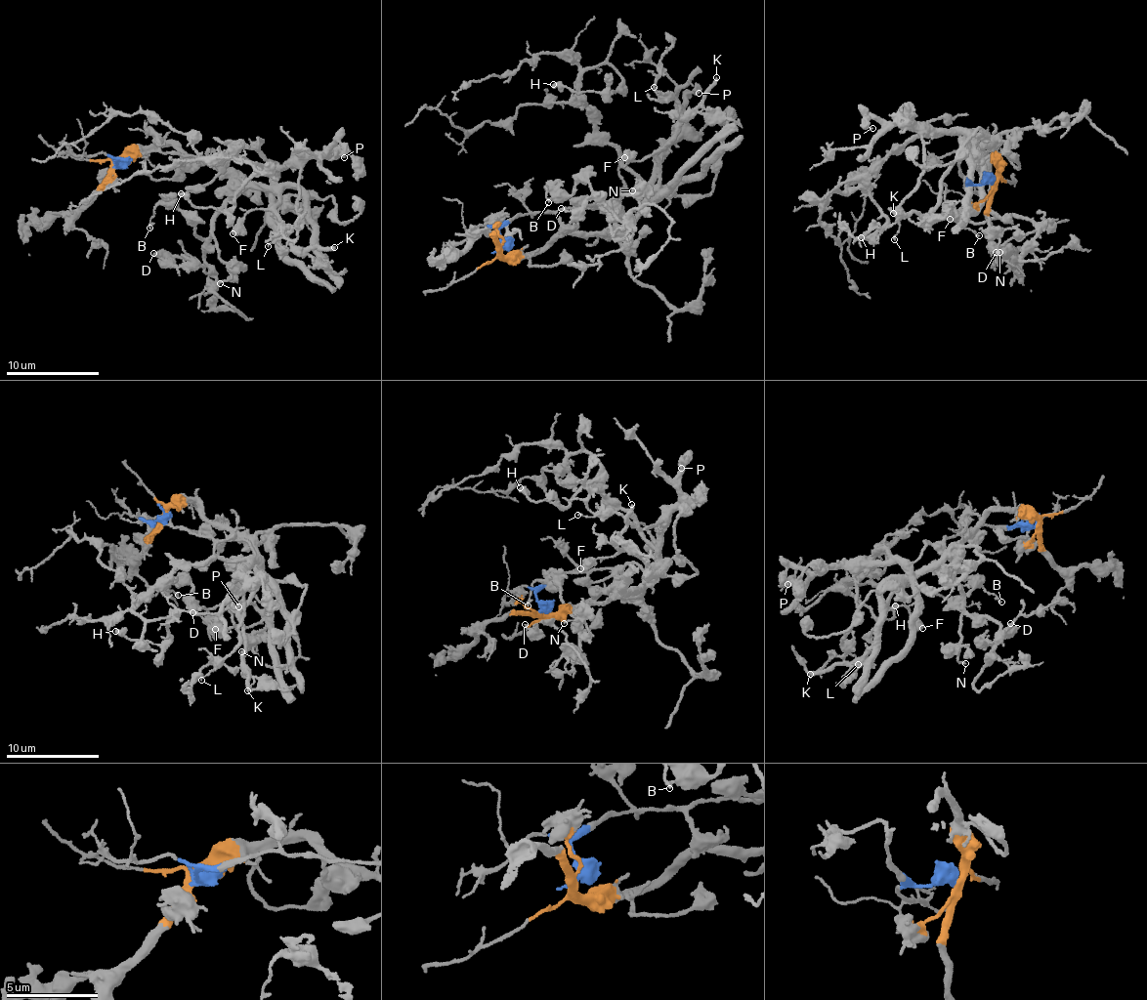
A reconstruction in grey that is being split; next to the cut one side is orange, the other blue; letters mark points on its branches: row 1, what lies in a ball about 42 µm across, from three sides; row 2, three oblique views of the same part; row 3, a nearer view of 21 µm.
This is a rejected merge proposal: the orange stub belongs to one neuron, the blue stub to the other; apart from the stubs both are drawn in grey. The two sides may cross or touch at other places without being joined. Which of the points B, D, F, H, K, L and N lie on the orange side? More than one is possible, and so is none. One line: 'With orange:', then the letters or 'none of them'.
With orange: B, D, F, K, N

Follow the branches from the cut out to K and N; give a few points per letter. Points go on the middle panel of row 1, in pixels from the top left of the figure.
K: (499, 250), (515, 256), (536, 253), (563, 234), (615, 233), (658, 182), (658, 155), (716, 76)
N: (499, 250), (536, 253), (568, 234), (619, 231), (627, 224), (608, 209), (612, 197), (640, 192), (631, 191)

